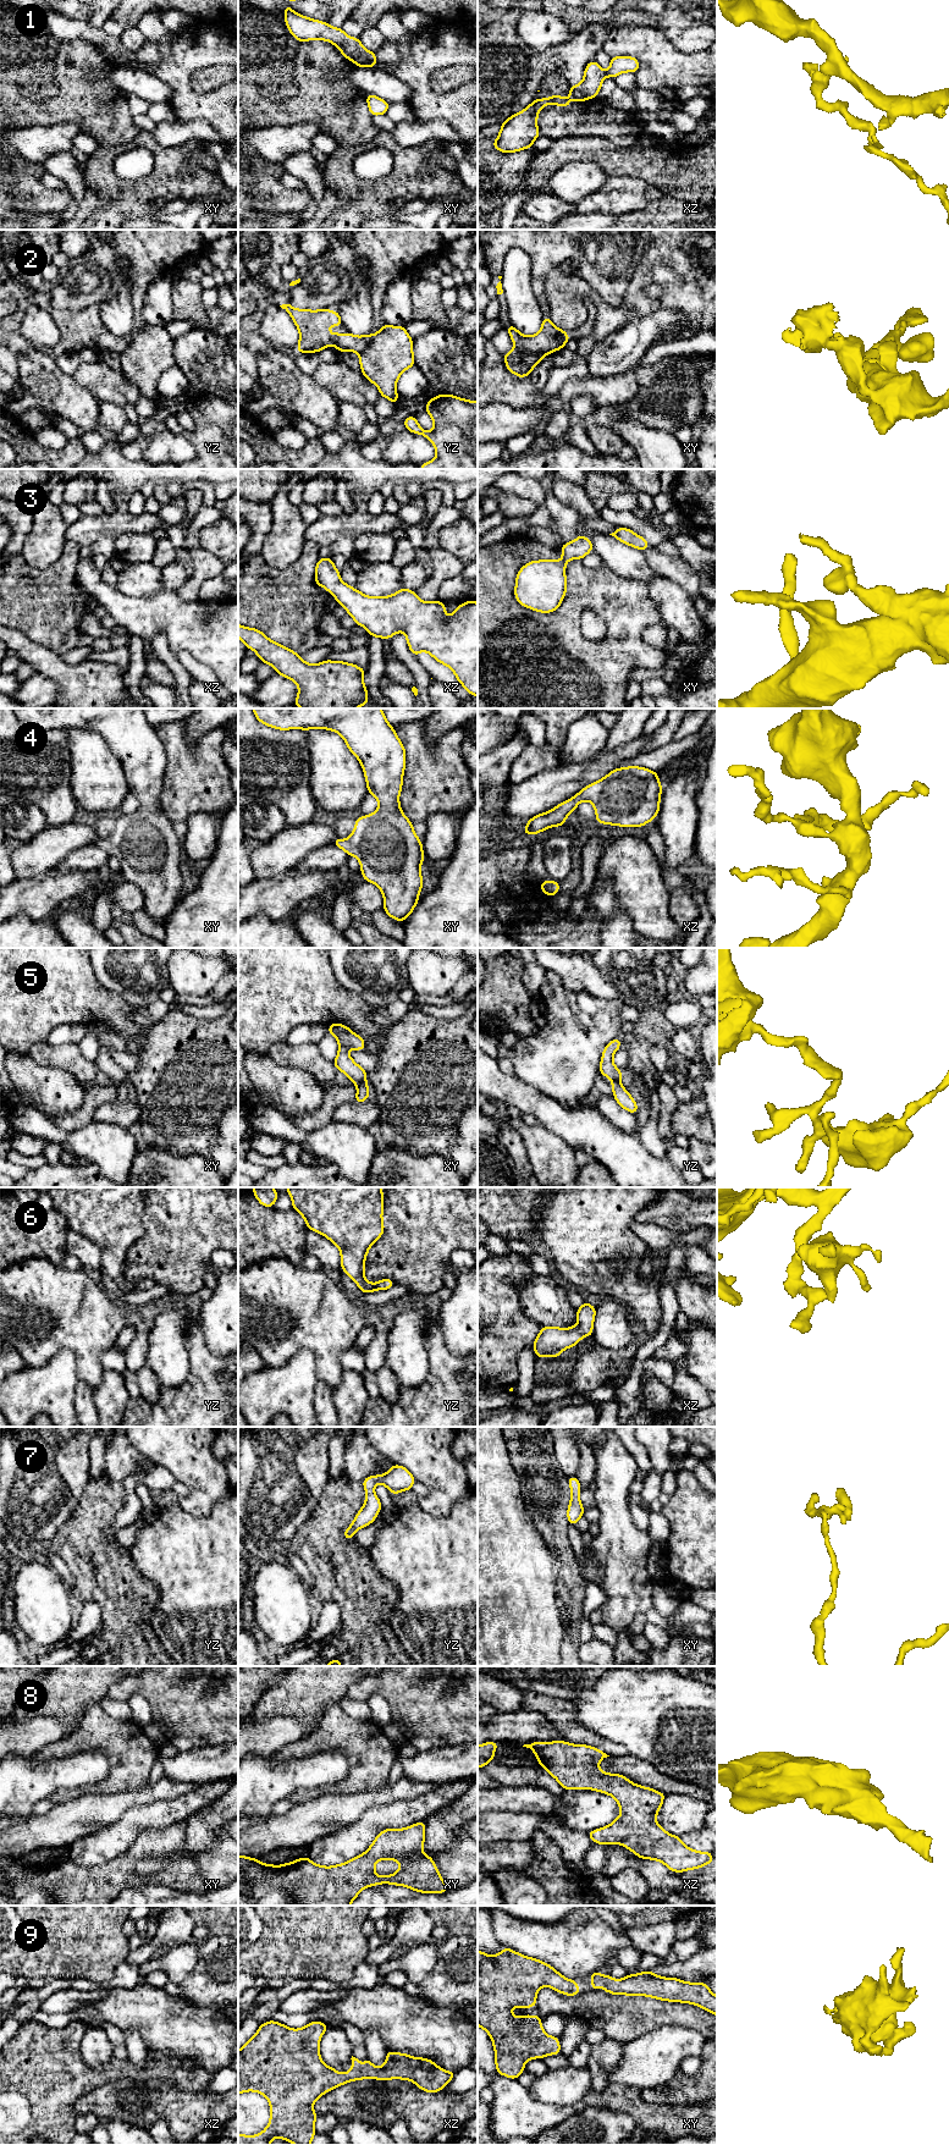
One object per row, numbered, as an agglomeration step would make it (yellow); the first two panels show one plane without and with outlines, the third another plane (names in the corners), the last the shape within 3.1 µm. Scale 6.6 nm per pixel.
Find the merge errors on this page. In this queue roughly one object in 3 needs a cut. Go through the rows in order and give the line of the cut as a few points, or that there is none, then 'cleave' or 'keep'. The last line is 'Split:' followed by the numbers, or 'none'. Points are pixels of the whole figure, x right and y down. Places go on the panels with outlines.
1: no cut | keep
2: xy (516, 346), (524, 351), (542, 352), (545, 354) | cleave
3: no cut | keep
4: no cut | keep
5: xy (365, 1080), (357, 1085) | cleave
6: no cut | keep
7: no cut | keep
8: no cut | keep
9: no cut | keep
Split: 2, 5

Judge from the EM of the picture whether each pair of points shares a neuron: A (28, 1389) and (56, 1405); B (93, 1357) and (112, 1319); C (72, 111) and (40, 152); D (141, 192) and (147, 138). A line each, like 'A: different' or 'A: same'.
A: same
B: same
C: different
D: same

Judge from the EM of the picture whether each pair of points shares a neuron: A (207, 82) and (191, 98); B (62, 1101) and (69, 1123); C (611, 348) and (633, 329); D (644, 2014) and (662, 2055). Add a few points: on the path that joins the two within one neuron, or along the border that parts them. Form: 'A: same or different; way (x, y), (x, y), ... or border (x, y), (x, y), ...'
A: different; border (191, 78), (198, 91), (225, 84)
B: different; border (83, 1090), (83, 1103), (54, 1120)
C: same; way (616, 346), (628, 334)
D: different; border (679, 2025), (660, 2025), (625, 2044)

